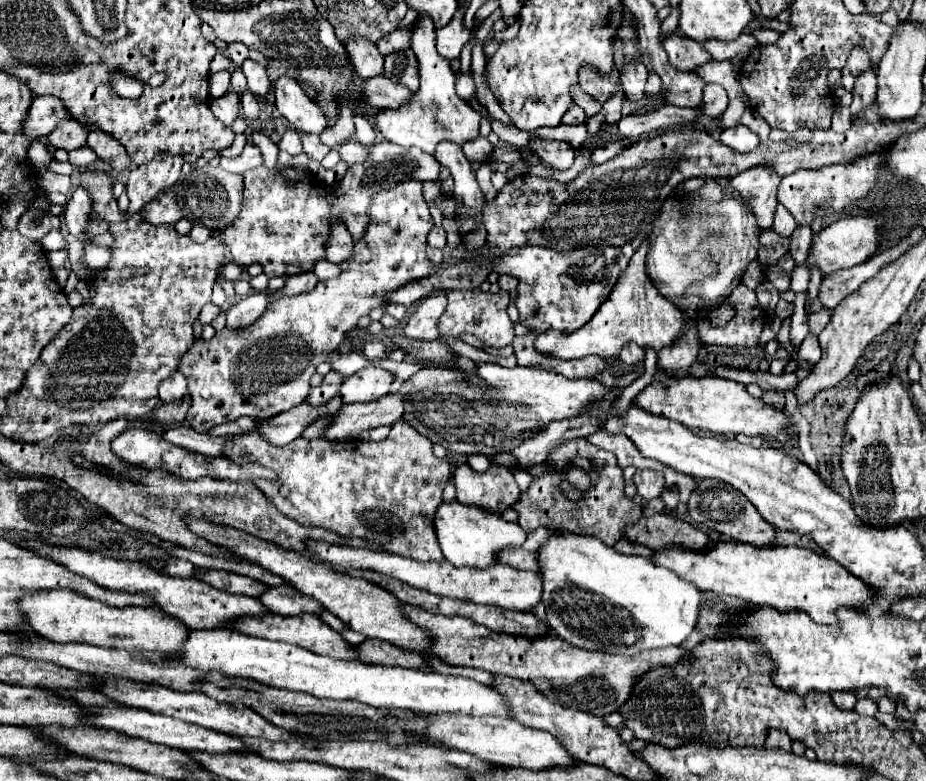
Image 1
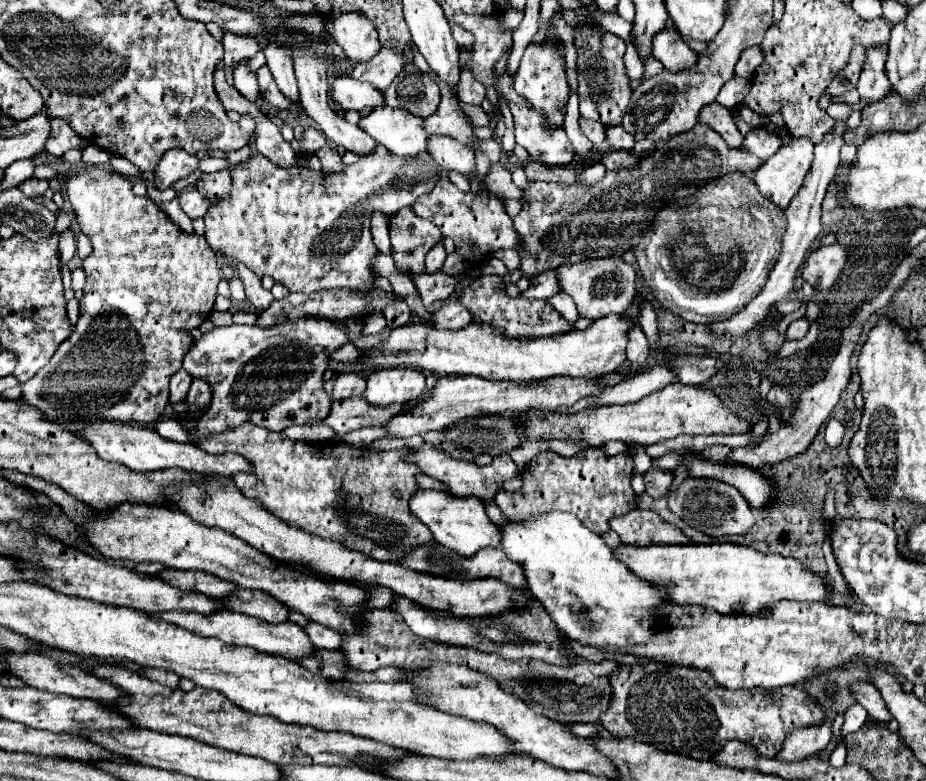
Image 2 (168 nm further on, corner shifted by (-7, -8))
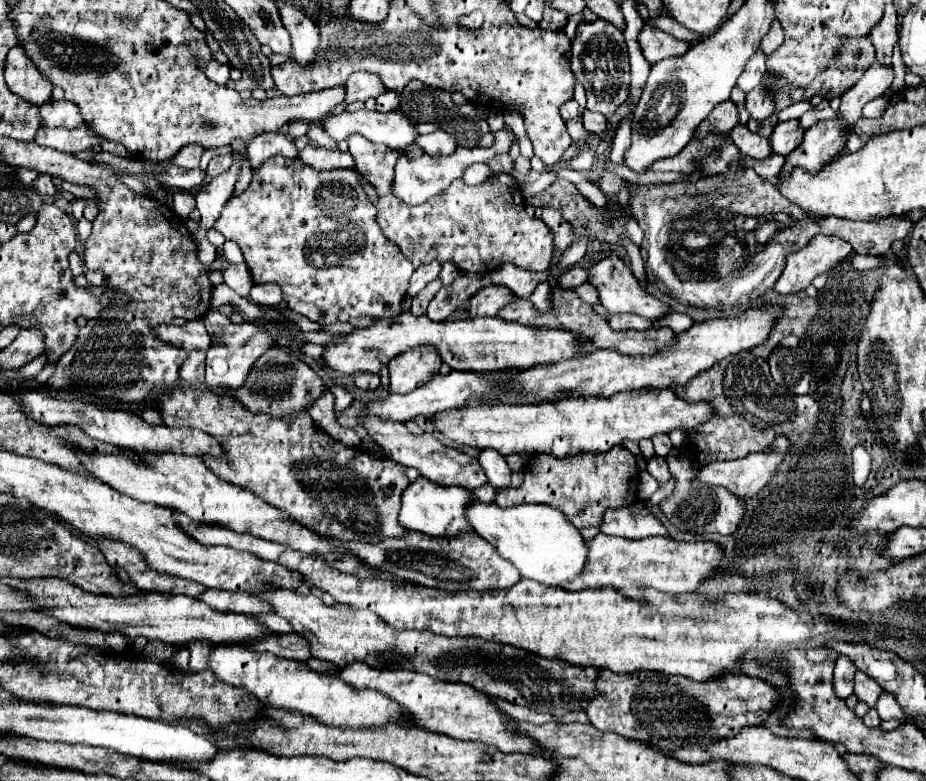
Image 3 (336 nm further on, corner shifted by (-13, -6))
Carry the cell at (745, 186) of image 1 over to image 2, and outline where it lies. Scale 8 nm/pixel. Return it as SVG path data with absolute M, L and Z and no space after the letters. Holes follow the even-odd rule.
M794 139L788 145L782 145L776 155L762 163L754 175L758 191L772 199L780 209L786 209L792 197L802 187L802 181L812 165L814 143L806 139Z

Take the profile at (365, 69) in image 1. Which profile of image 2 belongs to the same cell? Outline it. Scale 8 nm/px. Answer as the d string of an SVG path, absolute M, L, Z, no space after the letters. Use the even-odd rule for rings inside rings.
M340 15L328 21L326 29L354 63L368 63L368 59L380 51L376 29L364 19L364 15Z

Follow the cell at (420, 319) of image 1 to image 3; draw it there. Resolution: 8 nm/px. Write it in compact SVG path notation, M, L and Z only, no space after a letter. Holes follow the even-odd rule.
M490 285L470 299L470 315L498 315L498 309L514 301L514 293L504 285Z

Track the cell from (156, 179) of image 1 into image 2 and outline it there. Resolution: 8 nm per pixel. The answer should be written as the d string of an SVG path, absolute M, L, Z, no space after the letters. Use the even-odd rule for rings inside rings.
M172 149L164 153L164 159L160 159L158 167L154 169L154 185L156 189L164 191L172 187L178 179L188 177L198 169L200 159L196 155L188 155L186 151Z

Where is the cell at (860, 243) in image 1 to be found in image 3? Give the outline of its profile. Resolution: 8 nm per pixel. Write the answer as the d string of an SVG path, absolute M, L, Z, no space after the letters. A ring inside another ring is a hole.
M816 235L804 249L798 249L790 253L790 257L786 257L788 259L786 269L776 281L774 291L780 295L798 293L806 289L816 275L828 271L832 265L836 265L842 257L850 253L852 253L850 243L838 237Z

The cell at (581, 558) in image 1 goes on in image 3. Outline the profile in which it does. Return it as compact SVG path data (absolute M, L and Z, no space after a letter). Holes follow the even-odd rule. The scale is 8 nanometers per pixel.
M474 499L466 509L466 519L476 535L492 543L498 553L508 559L522 577L544 585L558 587L562 581L578 577L586 563L586 545L576 527L566 517L548 505L518 505L502 509L496 503Z

